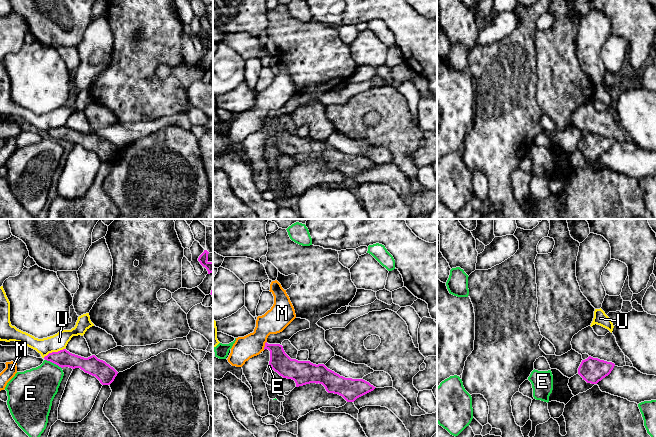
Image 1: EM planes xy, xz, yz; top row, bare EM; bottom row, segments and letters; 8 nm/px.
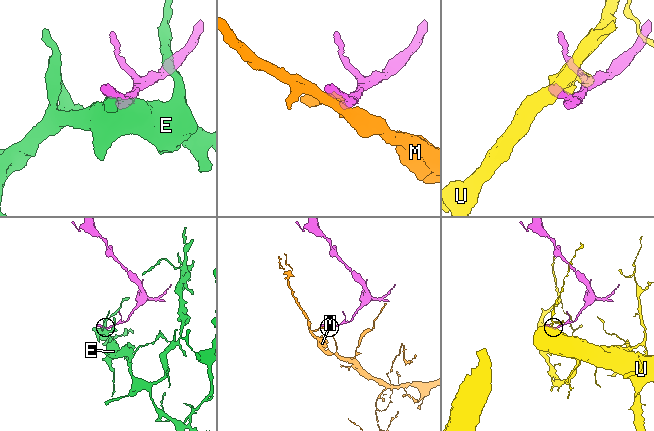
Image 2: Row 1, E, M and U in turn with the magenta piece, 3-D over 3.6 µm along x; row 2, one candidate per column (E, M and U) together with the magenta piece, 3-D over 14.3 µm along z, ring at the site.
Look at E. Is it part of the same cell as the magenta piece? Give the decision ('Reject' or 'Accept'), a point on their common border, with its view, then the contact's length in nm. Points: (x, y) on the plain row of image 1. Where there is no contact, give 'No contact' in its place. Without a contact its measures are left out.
Reject. Touches magenta at xy (53, 138). Shared border 150 nm

